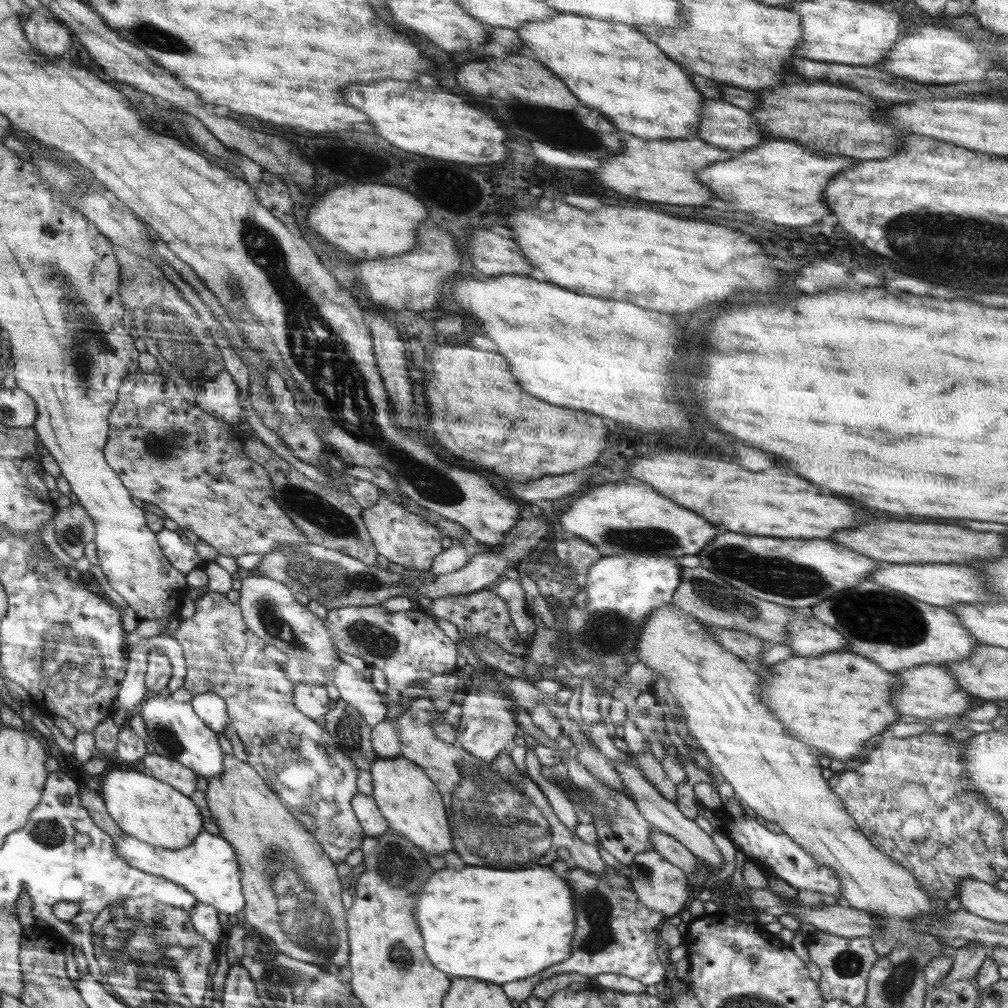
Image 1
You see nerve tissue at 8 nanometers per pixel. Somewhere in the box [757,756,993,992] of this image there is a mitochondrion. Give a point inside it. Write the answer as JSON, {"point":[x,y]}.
{"point":[847,963]}

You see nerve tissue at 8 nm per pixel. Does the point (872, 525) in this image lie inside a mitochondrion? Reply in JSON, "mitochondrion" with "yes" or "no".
{"mitochondrion":"no"}

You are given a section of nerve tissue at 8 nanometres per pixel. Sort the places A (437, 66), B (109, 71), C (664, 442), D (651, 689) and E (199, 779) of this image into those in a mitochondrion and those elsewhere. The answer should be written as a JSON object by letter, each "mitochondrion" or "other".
{"A":"other","B":"other","C":"other","D":"other","E":"other"}

